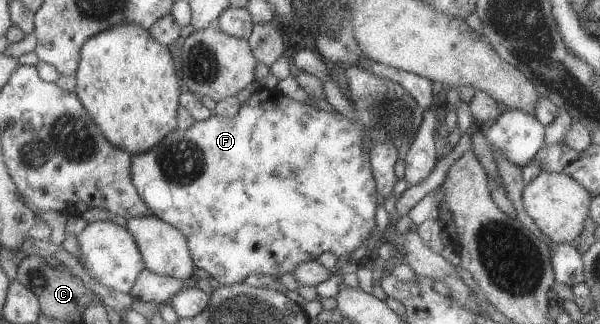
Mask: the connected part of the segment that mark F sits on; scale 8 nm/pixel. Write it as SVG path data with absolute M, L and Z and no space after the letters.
M261 87L259 91L256 91L249 99L246 99L241 103L241 109L238 111L238 114L233 117L225 117L224 115L214 114L205 121L195 121L189 129L173 130L172 134L164 137L156 146L153 146L149 151L144 151L143 153L137 154L133 157L133 181L135 182L136 188L139 190L140 196L148 203L148 206L151 207L154 215L159 216L161 219L164 219L166 222L172 223L176 228L179 228L189 240L189 248L192 253L193 261L196 263L196 266L206 270L215 284L218 285L233 285L243 283L250 274L264 274L271 275L275 277L281 277L283 274L292 273L295 271L303 262L308 262L314 260L324 254L326 251L331 251L334 253L338 260L340 260L340 266L343 266L345 263L351 260L350 254L362 244L372 237L374 234L374 228L384 227L384 224L380 221L381 207L378 205L378 194L379 190L377 187L377 180L375 179L375 174L373 173L373 166L371 161L370 150L366 152L362 148L362 135L367 136L365 126L363 125L362 120L359 116L356 116L356 120L348 120L343 115L340 118L335 118L334 114L330 114L327 110L322 108L319 110L319 107L314 104L305 104L303 102L294 100L291 96L285 95L279 88L268 89L266 87Z

